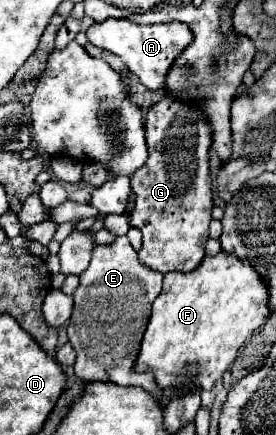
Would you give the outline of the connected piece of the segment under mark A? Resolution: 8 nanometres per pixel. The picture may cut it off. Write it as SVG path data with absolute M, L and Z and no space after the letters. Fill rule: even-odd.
M106 18L104 22L96 22L96 24L92 24L88 28L86 36L94 46L100 46L100 48L104 48L108 52L118 54L126 62L130 72L134 72L140 78L140 82L150 90L164 88L166 72L168 72L170 64L176 60L176 56L192 40L190 28L186 24L182 24L182 22L166 22L166 24L142 26L142 24L136 24L136 22L128 20L128 18Z

